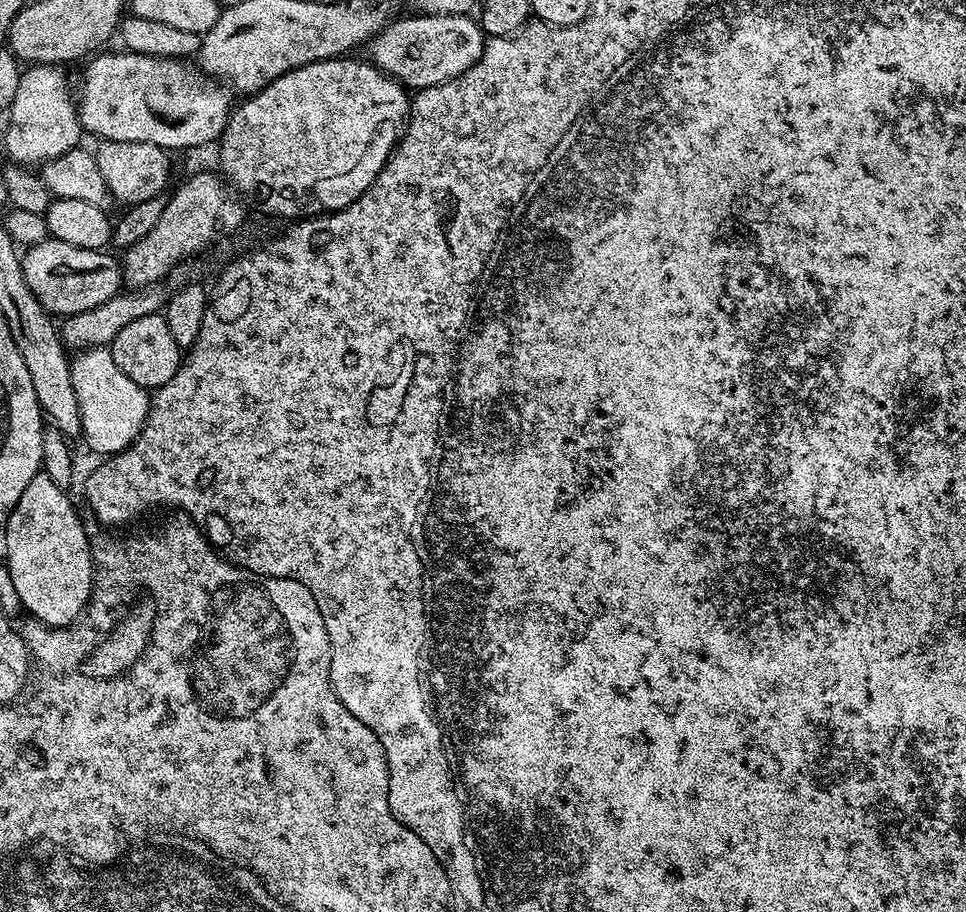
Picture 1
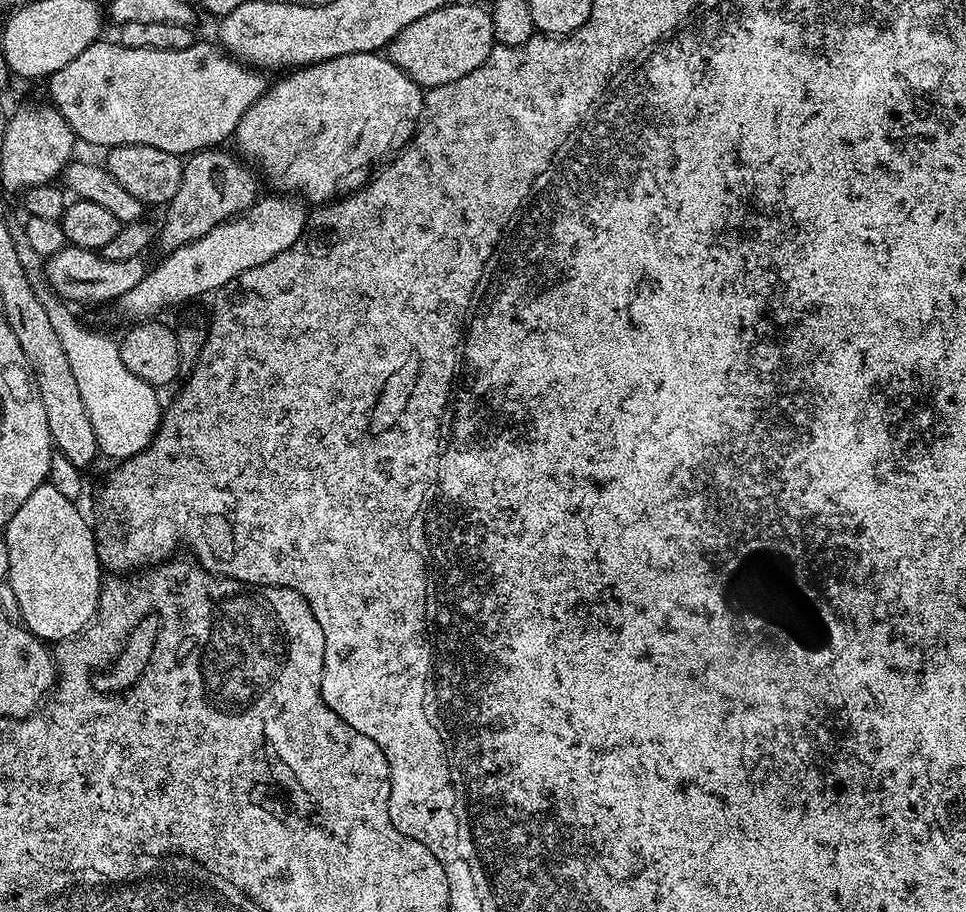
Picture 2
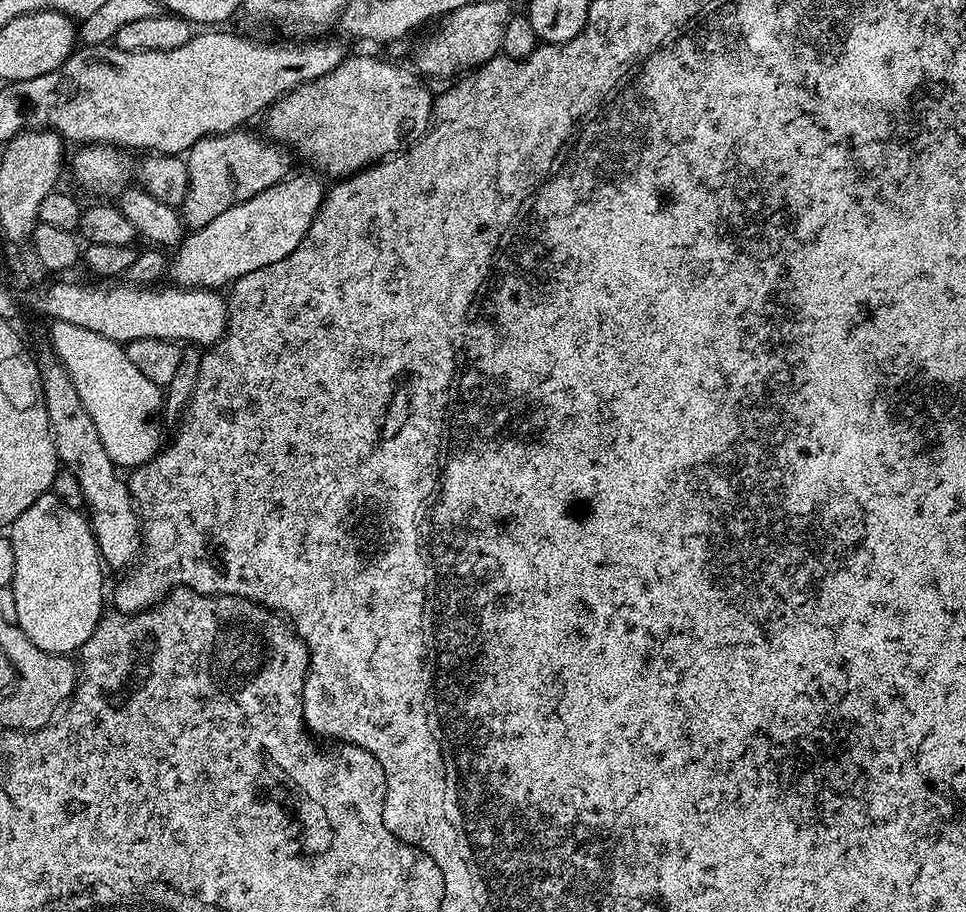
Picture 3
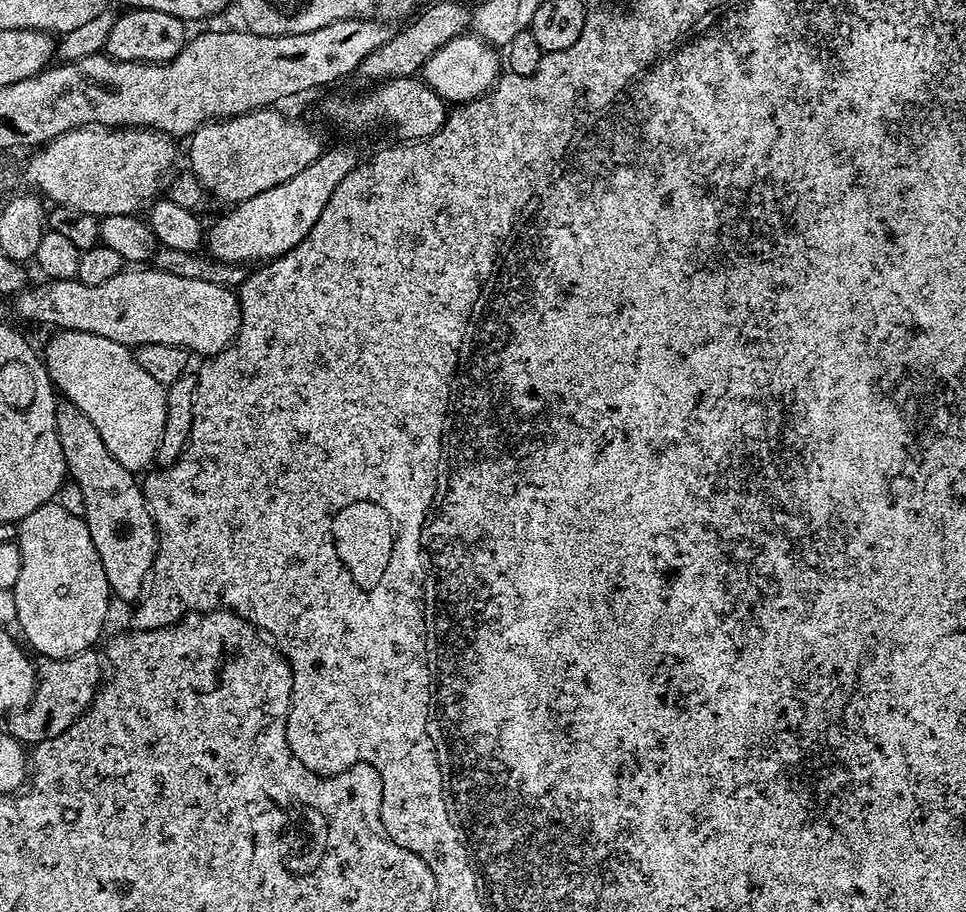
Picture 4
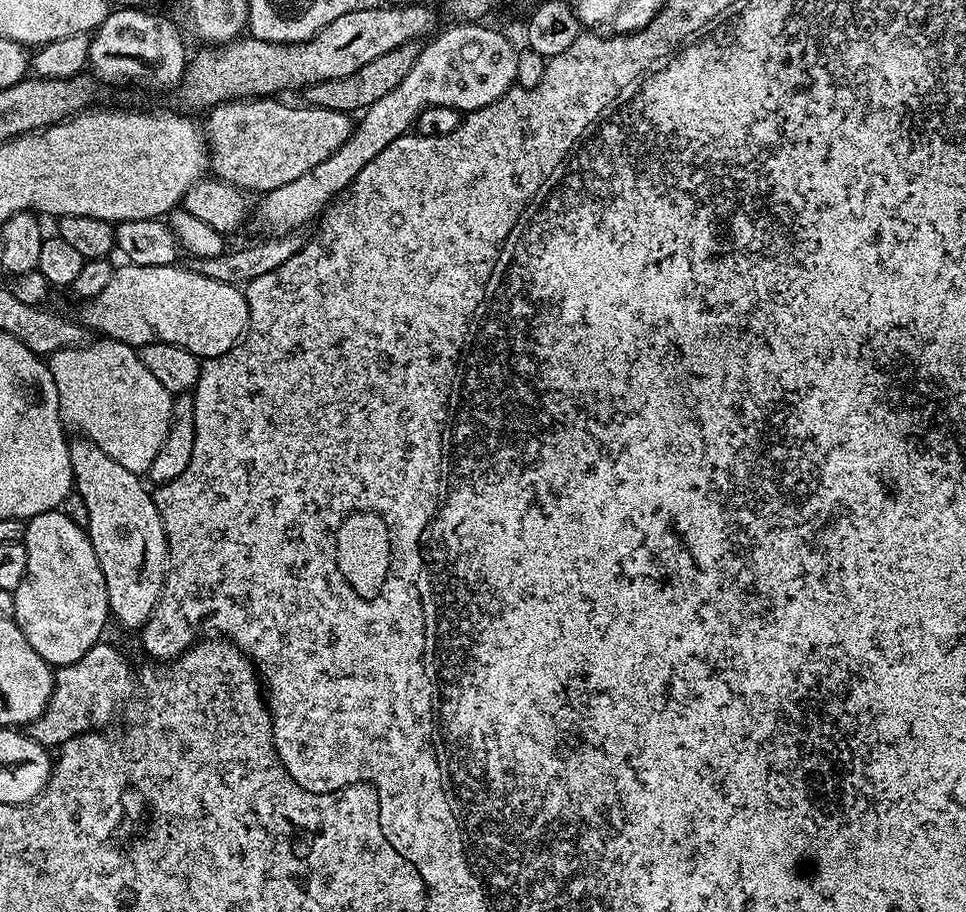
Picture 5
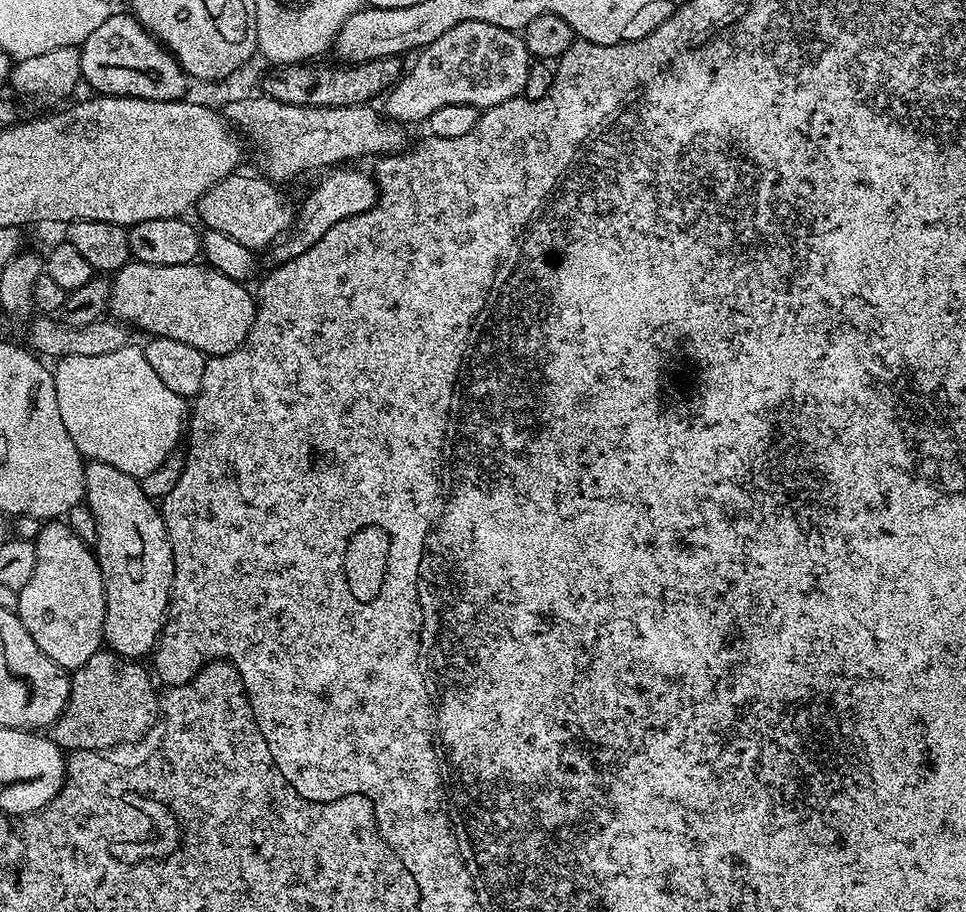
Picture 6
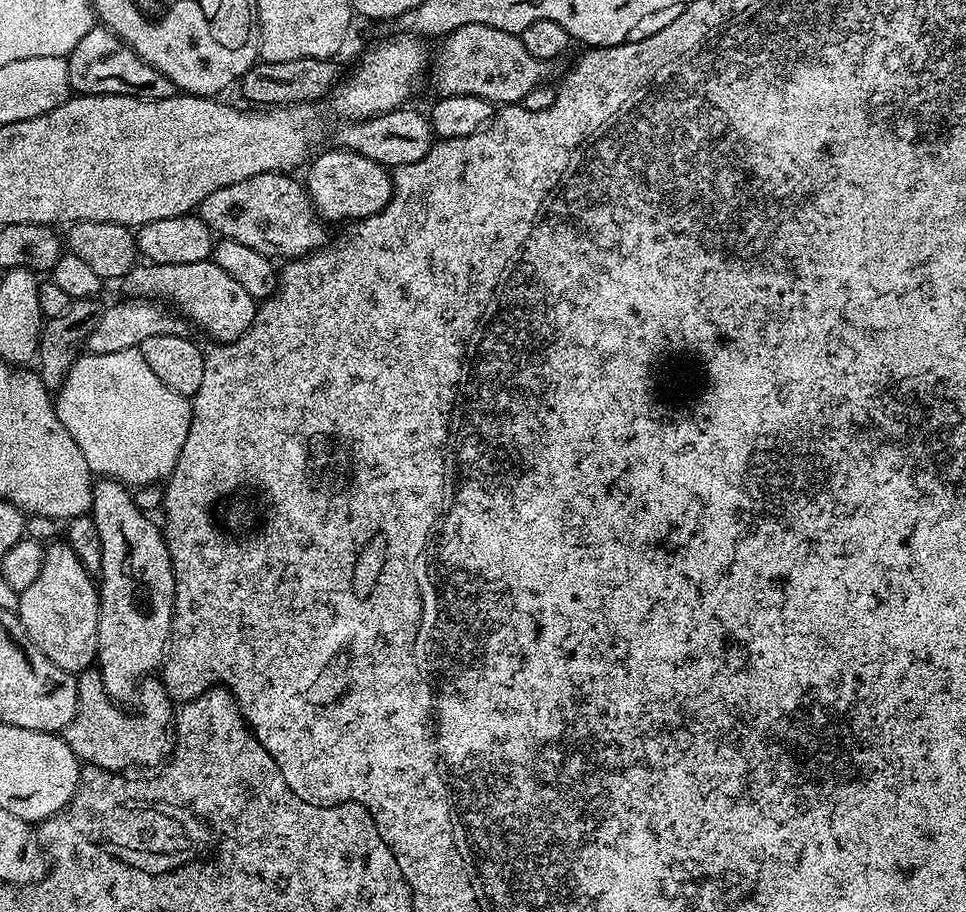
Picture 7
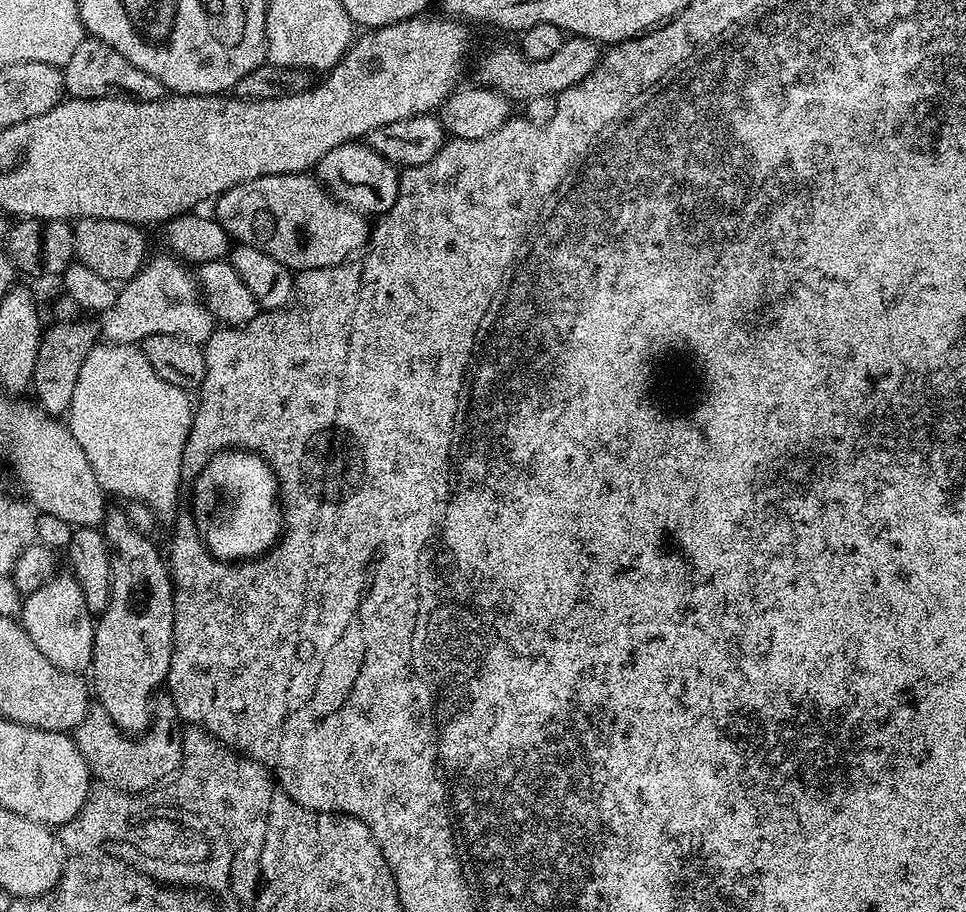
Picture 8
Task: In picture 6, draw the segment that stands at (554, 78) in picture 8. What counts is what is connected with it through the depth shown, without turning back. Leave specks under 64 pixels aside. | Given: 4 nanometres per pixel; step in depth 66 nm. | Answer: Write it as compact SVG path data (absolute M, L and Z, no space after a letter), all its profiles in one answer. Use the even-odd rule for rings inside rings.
M462 22L462 26L454 26L454 30L446 30L442 38L430 42L430 46L419 49L412 69L405 71L398 83L387 93L383 101L382 112L389 120L398 120L405 126L413 126L427 121L434 110L442 110L447 104L458 106L474 106L481 110L498 106L498 102L506 102L510 98L521 95L526 86L526 74L530 74L530 66L534 63L528 48L524 45L523 35L506 30L502 26L490 26L490 22Z

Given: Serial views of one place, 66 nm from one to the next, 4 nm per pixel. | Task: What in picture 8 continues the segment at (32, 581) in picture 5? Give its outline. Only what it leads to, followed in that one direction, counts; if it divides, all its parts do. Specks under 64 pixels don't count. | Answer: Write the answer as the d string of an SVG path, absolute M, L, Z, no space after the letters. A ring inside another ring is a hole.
M57 573L38 590L29 593L21 605L20 623L42 654L59 669L78 674L91 667L94 616L86 606L81 587L71 573Z

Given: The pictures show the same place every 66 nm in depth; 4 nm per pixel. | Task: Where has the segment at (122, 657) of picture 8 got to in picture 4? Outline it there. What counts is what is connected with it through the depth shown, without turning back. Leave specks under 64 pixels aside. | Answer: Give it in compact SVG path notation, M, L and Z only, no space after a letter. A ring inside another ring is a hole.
M61 399L56 405L56 429L58 442L62 446L62 458L68 467L67 475L82 489L86 501L86 514L83 518L88 523L90 537L93 538L94 547L102 560L111 595L117 601L139 601L152 571L152 563L156 561L158 547L156 523L152 520L152 513L148 511L148 504L144 501L141 481L130 469L122 466L122 462L118 462L118 458L110 454L110 450L106 450L106 442L102 442L98 430L94 430L94 422L90 422L90 418L86 418L86 414L82 414L82 410L78 410L68 400Z

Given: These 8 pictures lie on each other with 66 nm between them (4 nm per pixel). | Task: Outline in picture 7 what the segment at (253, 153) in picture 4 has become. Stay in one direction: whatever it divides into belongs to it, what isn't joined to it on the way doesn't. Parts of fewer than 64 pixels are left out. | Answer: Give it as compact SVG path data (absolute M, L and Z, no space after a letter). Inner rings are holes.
M412 106L396 108L393 112L379 112L376 116L352 118L344 123L348 124L337 130L335 143L352 152L360 152L389 170L426 158L434 143L431 119L425 113L423 116L422 113L415 112Z

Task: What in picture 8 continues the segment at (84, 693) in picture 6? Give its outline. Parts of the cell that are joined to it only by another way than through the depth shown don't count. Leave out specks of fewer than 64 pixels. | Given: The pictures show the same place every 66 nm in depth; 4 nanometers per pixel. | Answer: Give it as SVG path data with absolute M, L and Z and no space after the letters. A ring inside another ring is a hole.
M167 691L156 693L151 705L152 723L147 732L133 738L116 725L99 706L89 707L86 718L74 730L74 739L82 758L86 758L93 777L105 788L117 788L119 792L147 792L180 771L184 757L185 725L180 719Z

